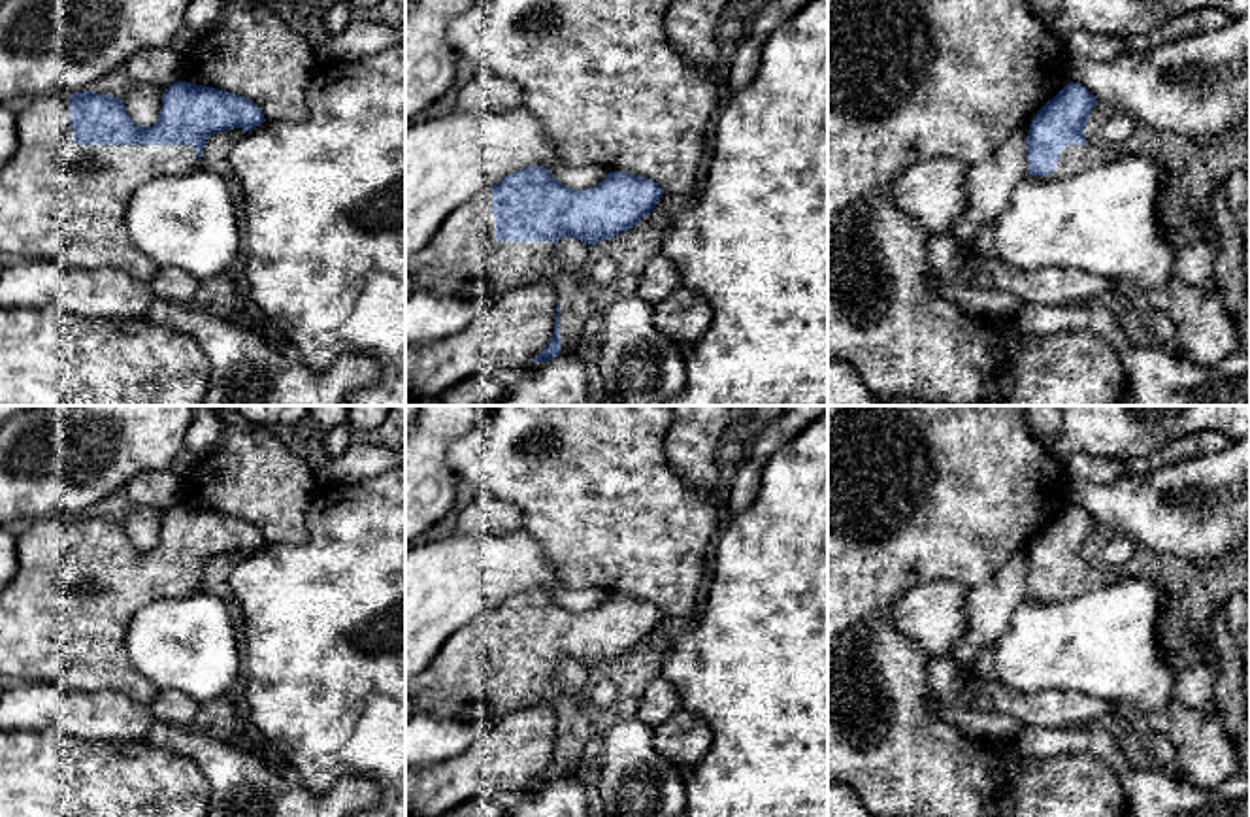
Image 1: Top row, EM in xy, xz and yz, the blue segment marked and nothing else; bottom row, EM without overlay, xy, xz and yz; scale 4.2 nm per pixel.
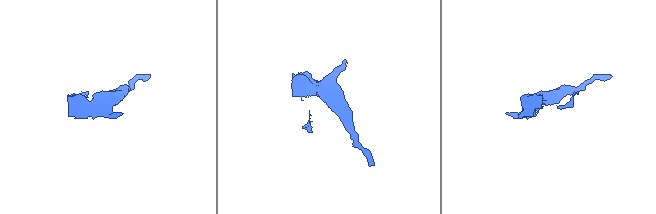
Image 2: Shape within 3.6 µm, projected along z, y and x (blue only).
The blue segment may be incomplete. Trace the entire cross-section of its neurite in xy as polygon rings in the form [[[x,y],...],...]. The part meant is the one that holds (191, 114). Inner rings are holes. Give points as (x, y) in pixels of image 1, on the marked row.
[[[177,81],[170,89],[164,91],[162,96],[162,108],[158,121],[153,126],[140,126],[136,125],[123,100],[113,98],[109,94],[98,94],[98,92],[74,92],[68,100],[62,100],[60,94],[45,94],[41,98],[32,98],[30,104],[17,115],[17,151],[6,160],[4,166],[0,166],[0,255],[9,257],[11,260],[57,260],[70,268],[85,268],[85,270],[96,270],[96,268],[115,268],[130,277],[136,277],[140,281],[151,283],[155,274],[158,272],[158,266],[130,240],[128,228],[126,228],[126,206],[130,196],[143,187],[145,183],[166,177],[166,175],[183,175],[192,170],[196,170],[202,162],[202,151],[206,145],[206,140],[211,138],[217,132],[241,128],[243,132],[251,132],[256,126],[264,123],[262,109],[249,98],[224,92],[213,87],[194,85],[187,81]]]

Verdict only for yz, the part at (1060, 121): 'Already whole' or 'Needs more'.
Needs more

